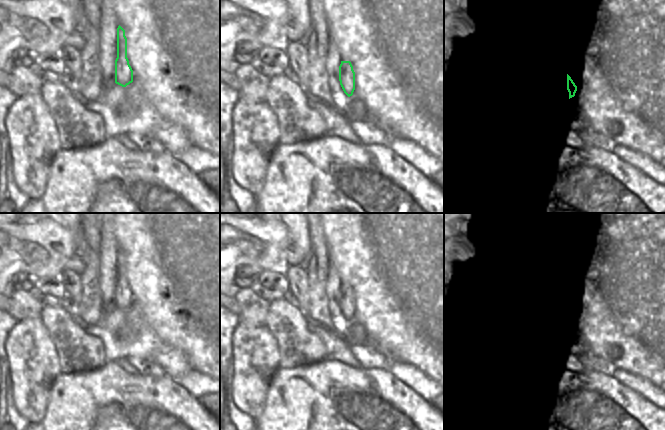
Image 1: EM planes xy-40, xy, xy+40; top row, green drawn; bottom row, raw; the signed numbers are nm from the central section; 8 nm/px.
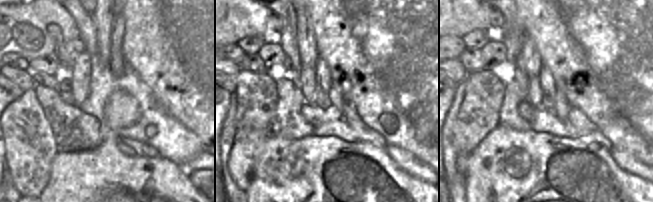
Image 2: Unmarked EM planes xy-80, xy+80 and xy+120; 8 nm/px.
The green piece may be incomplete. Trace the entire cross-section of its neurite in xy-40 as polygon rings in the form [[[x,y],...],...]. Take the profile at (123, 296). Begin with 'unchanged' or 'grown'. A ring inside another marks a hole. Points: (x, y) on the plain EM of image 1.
unchanged; [[[117,252],[117,282],[115,284],[115,307],[126,311],[133,306],[133,294],[127,282],[127,262],[125,254]]]

